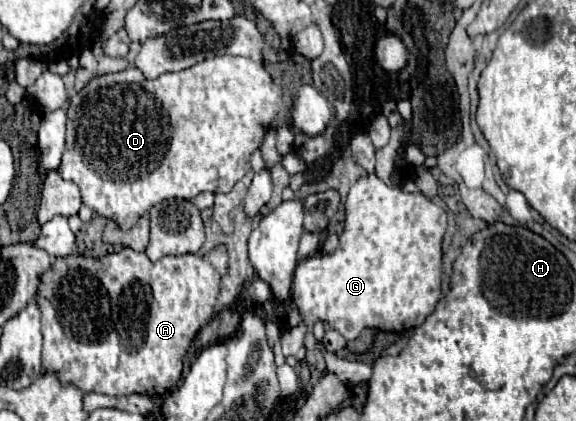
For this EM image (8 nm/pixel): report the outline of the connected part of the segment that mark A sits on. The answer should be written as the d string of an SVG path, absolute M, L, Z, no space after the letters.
M215 246L213 250L205 252L203 256L197 254L181 254L181 256L163 256L155 264L147 258L145 252L135 252L131 248L123 248L121 252L107 254L103 258L91 258L83 254L61 256L39 276L39 290L37 290L37 306L41 310L41 332L43 332L43 372L55 374L61 384L73 384L81 392L99 392L107 396L121 396L121 394L147 394L147 396L163 396L169 388L175 388L181 380L183 370L183 356L195 338L195 334L211 320L215 312L215 302L221 288L221 278L227 272L227 248Z

